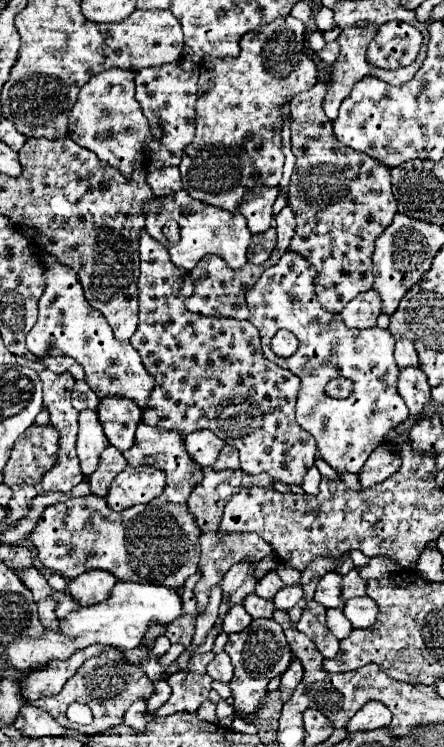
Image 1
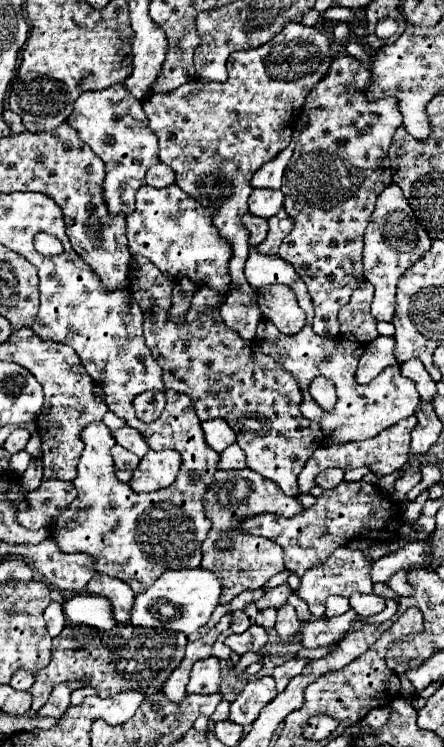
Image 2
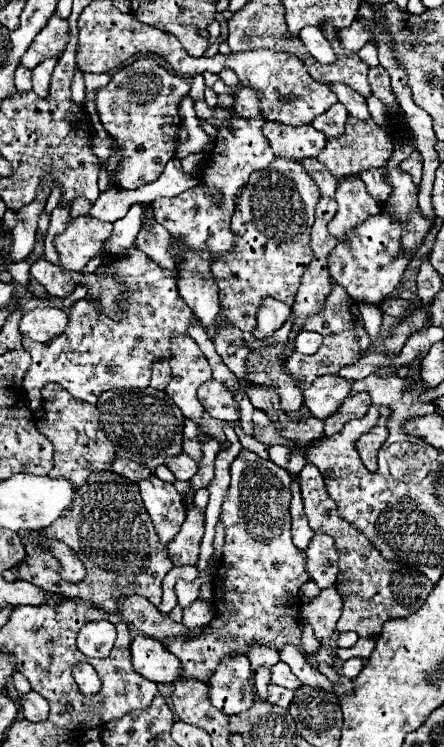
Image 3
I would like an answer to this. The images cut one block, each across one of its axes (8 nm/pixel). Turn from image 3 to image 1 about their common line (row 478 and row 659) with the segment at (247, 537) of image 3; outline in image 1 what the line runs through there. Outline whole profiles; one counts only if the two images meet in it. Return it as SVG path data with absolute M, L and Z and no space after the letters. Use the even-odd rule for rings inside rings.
M258 618L258 620L252 620L252 624L246 630L242 630L238 634L228 634L224 652L232 658L232 664L234 664L234 678L232 678L230 686L232 686L236 714L244 720L250 720L256 716L256 710L266 700L268 682L274 676L280 676L288 668L288 664L292 660L290 646L276 620Z

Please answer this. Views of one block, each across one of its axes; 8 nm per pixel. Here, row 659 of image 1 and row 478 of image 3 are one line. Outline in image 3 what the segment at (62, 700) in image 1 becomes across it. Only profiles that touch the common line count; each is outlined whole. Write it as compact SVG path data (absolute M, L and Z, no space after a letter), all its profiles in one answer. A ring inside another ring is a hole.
M116 472L92 474L88 488L78 488L72 512L52 524L52 534L58 536L64 544L70 544L72 552L82 560L86 568L86 578L76 584L62 580L60 570L56 570L56 560L46 554L36 554L36 548L26 544L26 554L30 558L26 558L28 568L20 570L20 580L40 584L42 588L60 592L68 598L90 602L92 606L104 608L104 612L112 612L118 616L120 596L136 594L148 598L154 606L160 606L160 584L162 578L174 568L174 564L156 536L154 524L150 522L150 516L140 500L136 482L130 482Z

